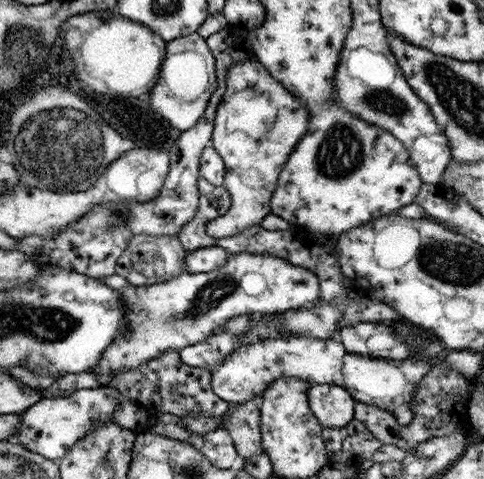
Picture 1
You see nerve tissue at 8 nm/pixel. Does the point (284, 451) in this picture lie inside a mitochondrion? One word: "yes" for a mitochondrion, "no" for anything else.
no

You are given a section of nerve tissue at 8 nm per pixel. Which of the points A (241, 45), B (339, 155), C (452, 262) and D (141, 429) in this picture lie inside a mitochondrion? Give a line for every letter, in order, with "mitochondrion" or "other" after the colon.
A: other
B: mitochondrion
C: mitochondrion
D: other

